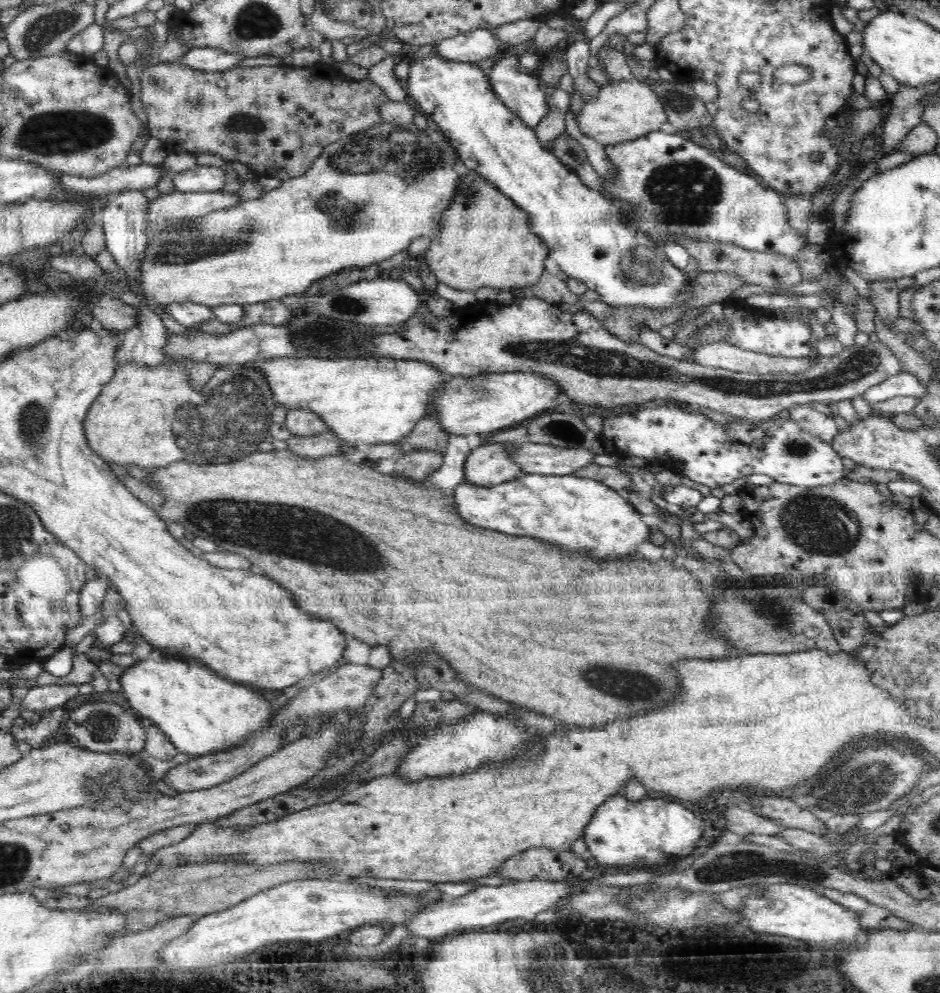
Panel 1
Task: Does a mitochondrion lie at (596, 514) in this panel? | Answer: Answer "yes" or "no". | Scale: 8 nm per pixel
no

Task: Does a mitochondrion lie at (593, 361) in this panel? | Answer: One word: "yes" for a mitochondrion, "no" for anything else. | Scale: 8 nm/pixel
yes

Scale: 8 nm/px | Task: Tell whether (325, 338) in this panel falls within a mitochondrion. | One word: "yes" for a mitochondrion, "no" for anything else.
yes

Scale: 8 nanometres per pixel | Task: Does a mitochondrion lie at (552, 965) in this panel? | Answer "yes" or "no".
yes

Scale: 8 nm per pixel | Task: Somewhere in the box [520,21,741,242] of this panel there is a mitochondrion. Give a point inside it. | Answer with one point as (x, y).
(686, 191)

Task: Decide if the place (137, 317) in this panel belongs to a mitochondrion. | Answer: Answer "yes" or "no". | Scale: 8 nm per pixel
no

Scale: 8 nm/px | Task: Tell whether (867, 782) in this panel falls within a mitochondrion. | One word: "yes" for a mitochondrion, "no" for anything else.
yes

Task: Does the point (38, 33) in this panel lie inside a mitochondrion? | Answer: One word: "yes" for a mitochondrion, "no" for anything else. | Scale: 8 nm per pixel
yes

